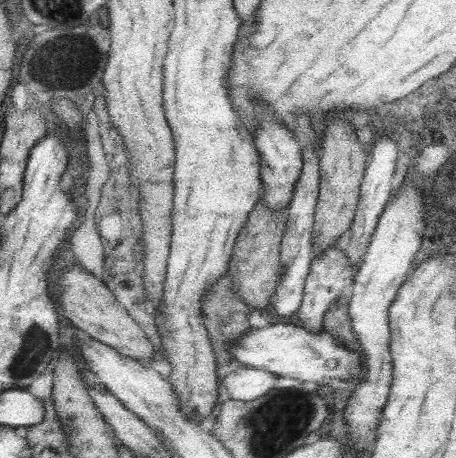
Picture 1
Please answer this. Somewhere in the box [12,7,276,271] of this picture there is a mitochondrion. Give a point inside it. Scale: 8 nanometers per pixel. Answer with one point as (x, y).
(48, 79)

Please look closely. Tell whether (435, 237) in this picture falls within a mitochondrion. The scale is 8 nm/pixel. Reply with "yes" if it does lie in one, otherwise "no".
no

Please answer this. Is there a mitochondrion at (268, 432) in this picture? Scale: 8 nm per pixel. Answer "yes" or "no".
yes

